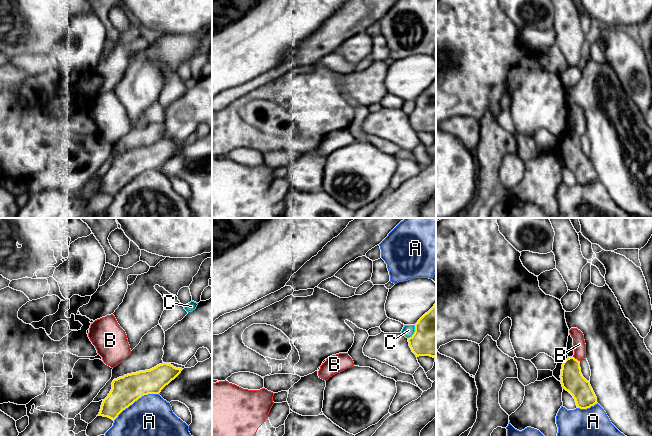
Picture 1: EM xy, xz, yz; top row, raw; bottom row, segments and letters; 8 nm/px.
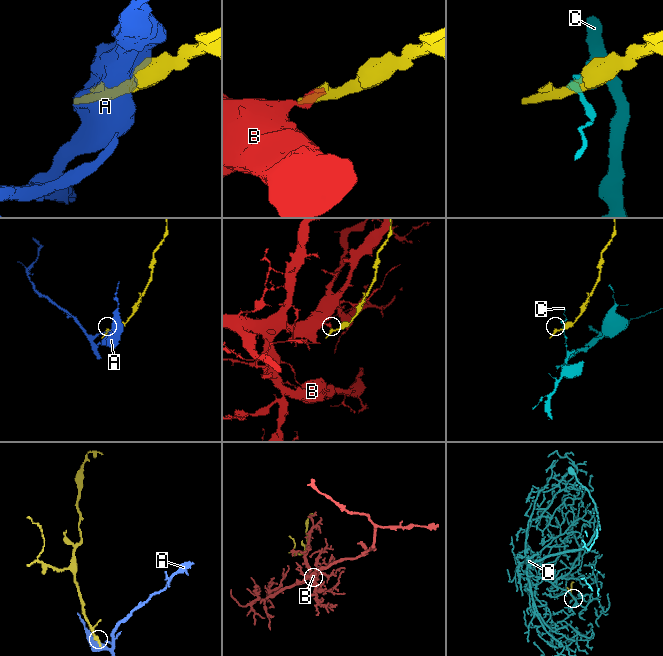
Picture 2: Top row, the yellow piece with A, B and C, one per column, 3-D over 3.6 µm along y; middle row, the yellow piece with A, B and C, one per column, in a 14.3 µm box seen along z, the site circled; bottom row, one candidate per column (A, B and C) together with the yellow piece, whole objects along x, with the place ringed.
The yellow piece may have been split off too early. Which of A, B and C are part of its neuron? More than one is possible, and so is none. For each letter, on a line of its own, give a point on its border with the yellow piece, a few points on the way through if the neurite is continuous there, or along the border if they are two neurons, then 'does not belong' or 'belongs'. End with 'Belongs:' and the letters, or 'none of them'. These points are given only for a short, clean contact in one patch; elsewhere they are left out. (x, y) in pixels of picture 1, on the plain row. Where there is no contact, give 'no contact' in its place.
A: meets yellow in xy at (135, 176); does not belong
B: meets yellow in yz at (576, 135); border along yz (573, 132), (579, 137); does not belong
C: meets yellow in xz at (414, 108); does not belong
Belongs: none of them

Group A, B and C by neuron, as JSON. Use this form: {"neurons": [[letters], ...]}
{"neurons": [["A"], ["B"], ["C"]]}

